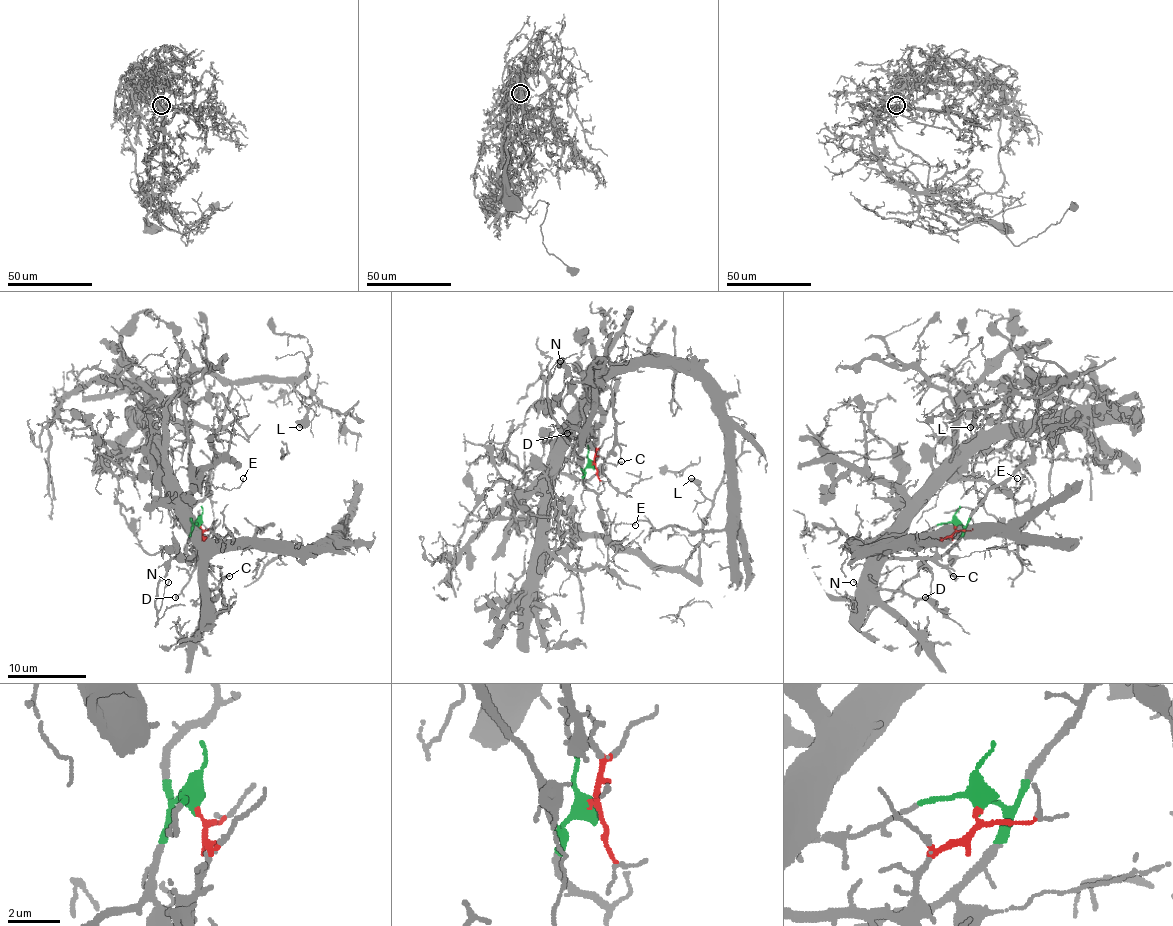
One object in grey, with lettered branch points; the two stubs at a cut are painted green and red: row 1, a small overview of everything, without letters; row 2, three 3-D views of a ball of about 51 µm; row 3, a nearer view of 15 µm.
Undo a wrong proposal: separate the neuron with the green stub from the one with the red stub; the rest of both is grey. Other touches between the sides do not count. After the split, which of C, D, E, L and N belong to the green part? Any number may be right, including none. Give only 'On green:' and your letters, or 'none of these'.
On green: E, L, N

